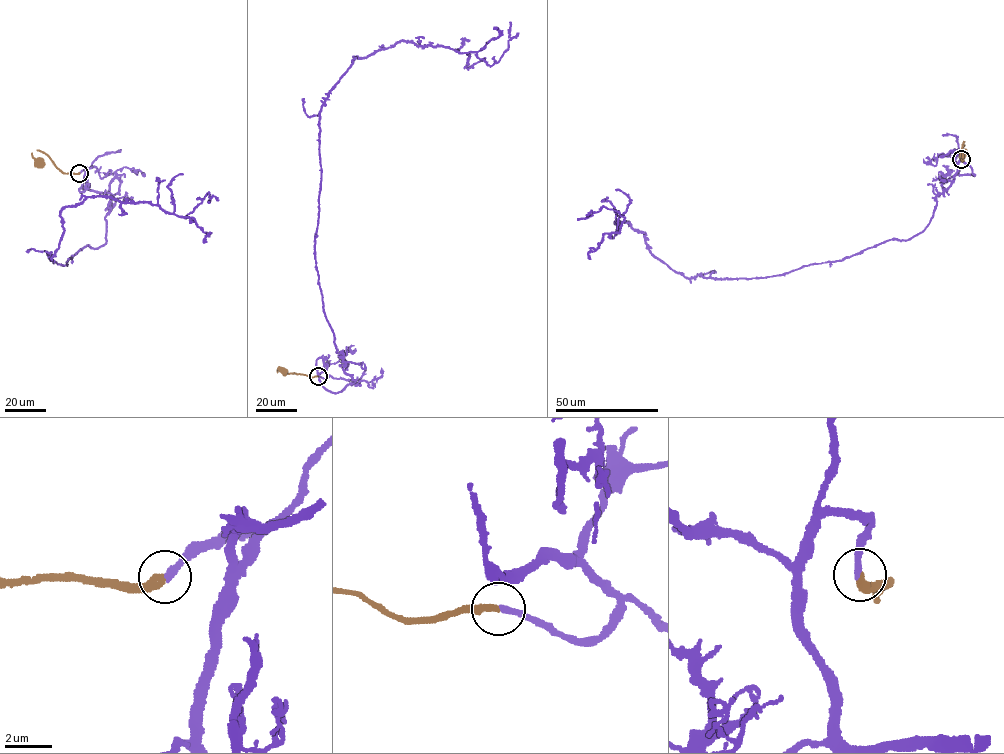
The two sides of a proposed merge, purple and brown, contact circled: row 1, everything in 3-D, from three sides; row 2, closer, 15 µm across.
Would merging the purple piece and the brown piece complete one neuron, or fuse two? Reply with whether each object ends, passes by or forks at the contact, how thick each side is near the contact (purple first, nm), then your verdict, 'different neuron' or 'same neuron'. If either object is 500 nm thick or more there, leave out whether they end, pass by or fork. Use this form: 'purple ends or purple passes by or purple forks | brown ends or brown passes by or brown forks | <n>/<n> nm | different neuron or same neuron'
purple ends | brown ends | 280/280 nm | same neuron

